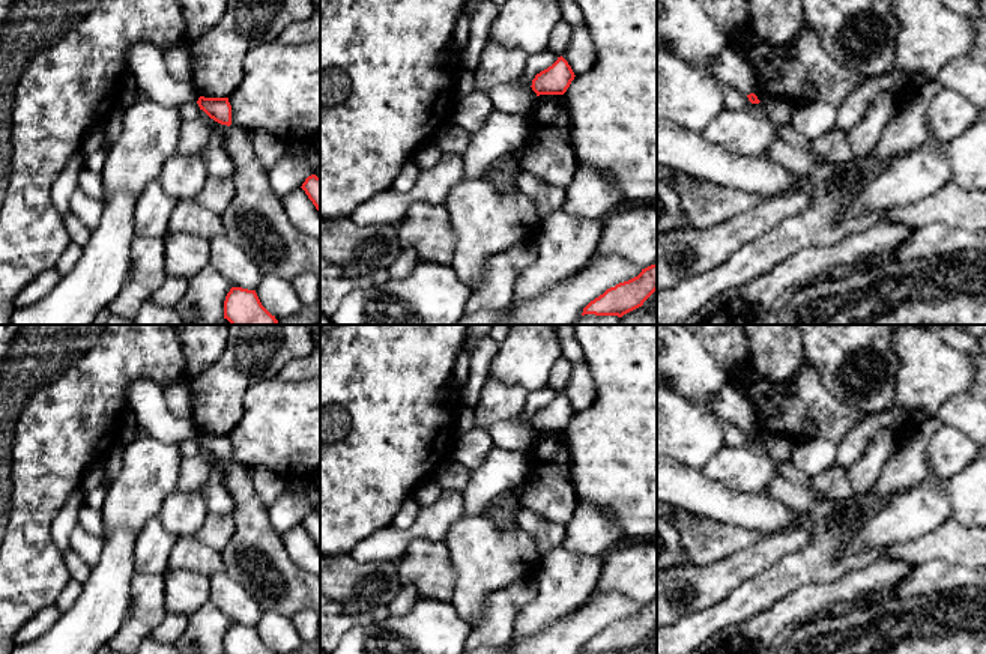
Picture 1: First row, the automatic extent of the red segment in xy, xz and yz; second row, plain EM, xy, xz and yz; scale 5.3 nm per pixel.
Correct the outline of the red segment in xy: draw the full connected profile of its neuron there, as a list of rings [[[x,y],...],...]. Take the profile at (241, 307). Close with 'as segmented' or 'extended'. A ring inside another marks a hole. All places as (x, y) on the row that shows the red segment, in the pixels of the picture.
[[[231,287],[224,301],[224,319],[231,325],[277,325],[278,320],[260,302],[256,290]]]; as segmented

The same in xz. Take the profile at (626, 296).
[[[657,263],[642,269],[637,277],[607,289],[583,308],[582,316],[595,314],[622,317],[642,307],[655,290]]]; as segmented

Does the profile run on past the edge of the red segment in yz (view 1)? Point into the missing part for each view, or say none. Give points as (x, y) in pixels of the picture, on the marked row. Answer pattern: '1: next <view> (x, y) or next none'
1: next none

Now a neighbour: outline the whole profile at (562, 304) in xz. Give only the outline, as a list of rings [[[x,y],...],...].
[[[607,257],[531,301],[464,314],[455,325],[573,325],[591,301],[640,272],[621,257]]]

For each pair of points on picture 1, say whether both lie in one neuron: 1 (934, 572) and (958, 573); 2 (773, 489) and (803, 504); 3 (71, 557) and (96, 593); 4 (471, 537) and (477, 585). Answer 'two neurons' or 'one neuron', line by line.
1: one neuron
2: one neuron
3: two neurons
4: one neuron

